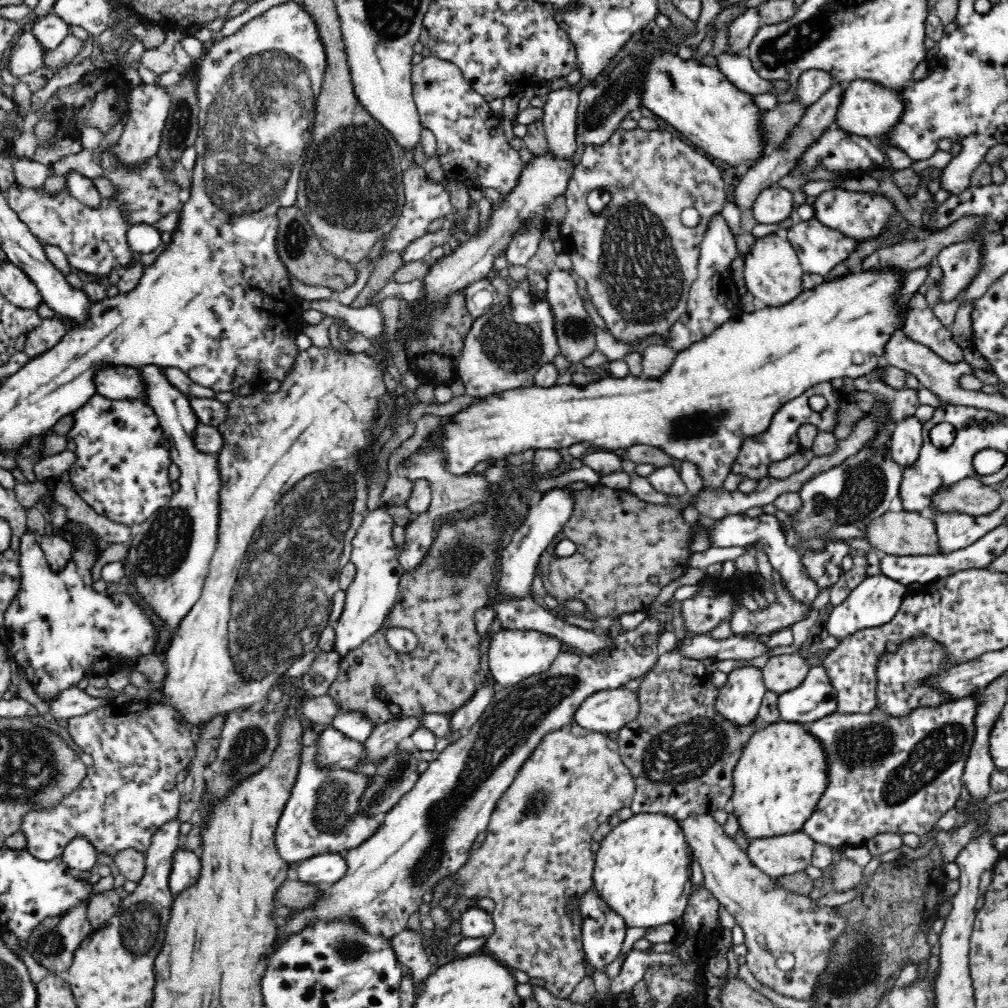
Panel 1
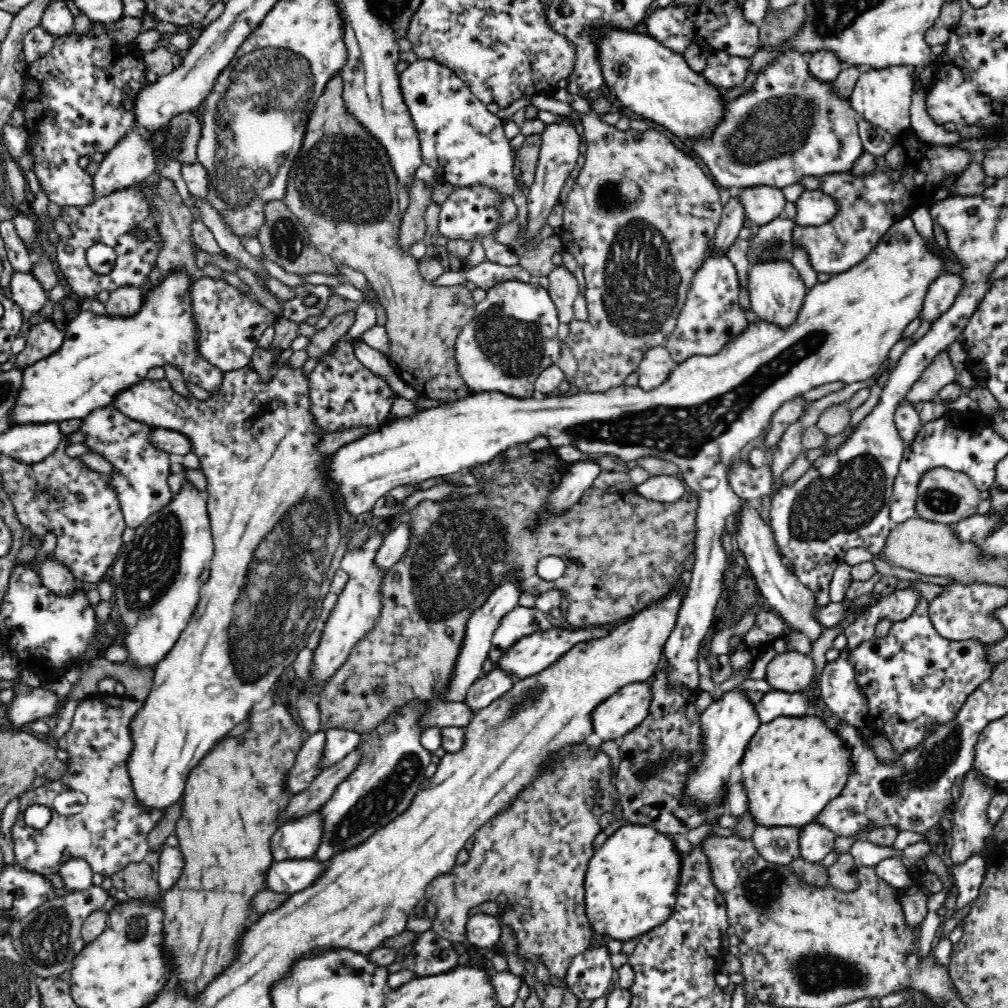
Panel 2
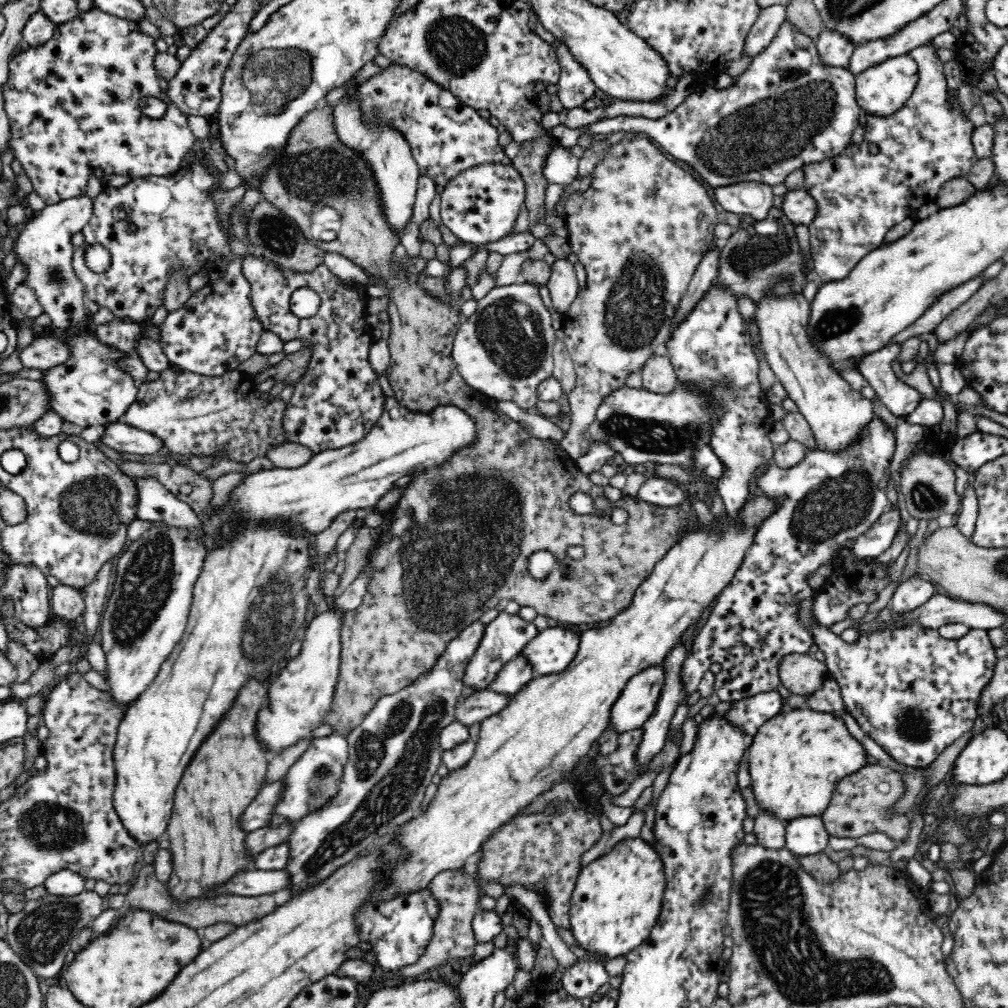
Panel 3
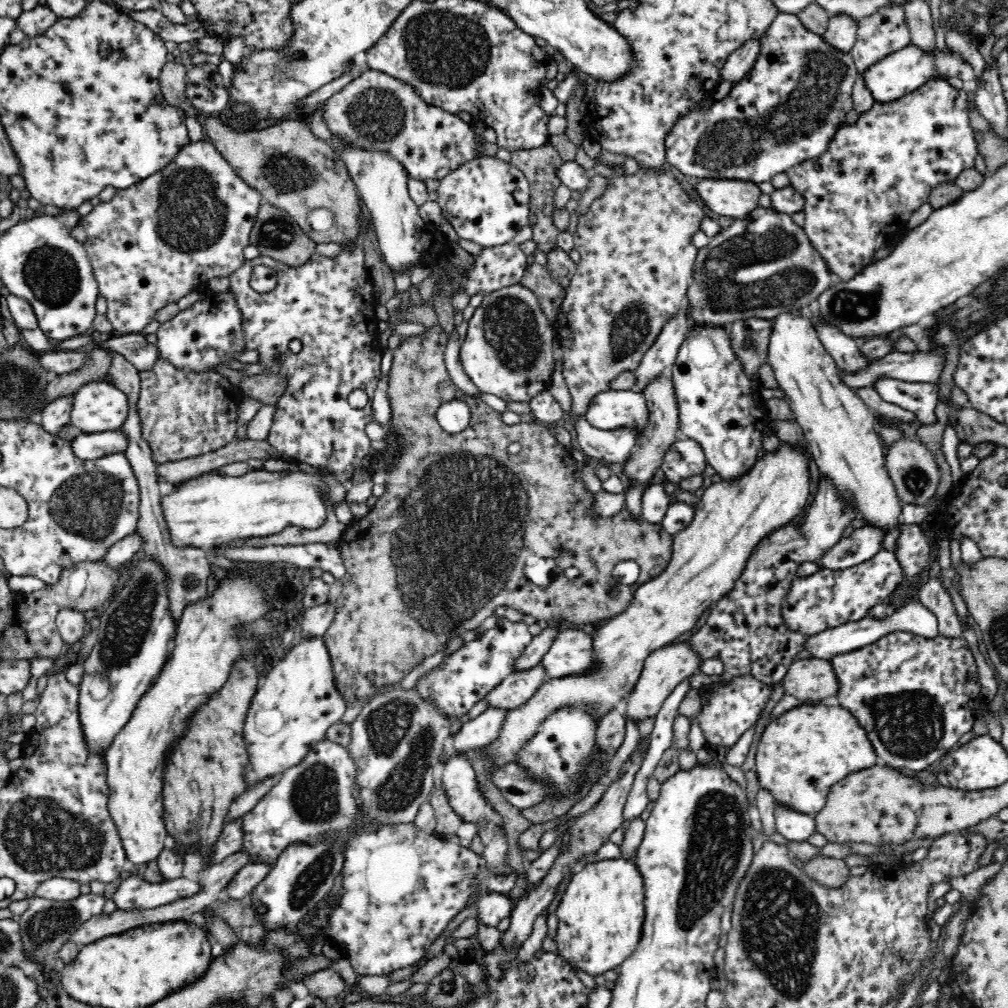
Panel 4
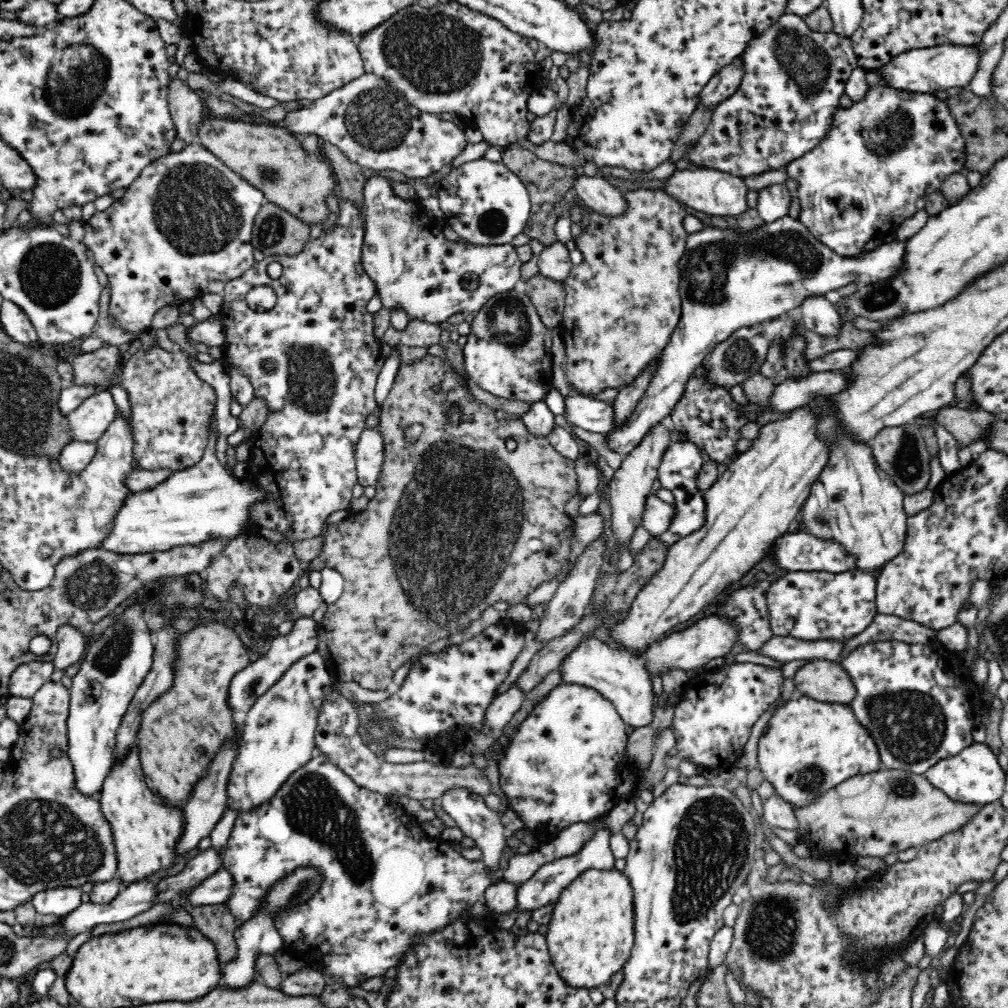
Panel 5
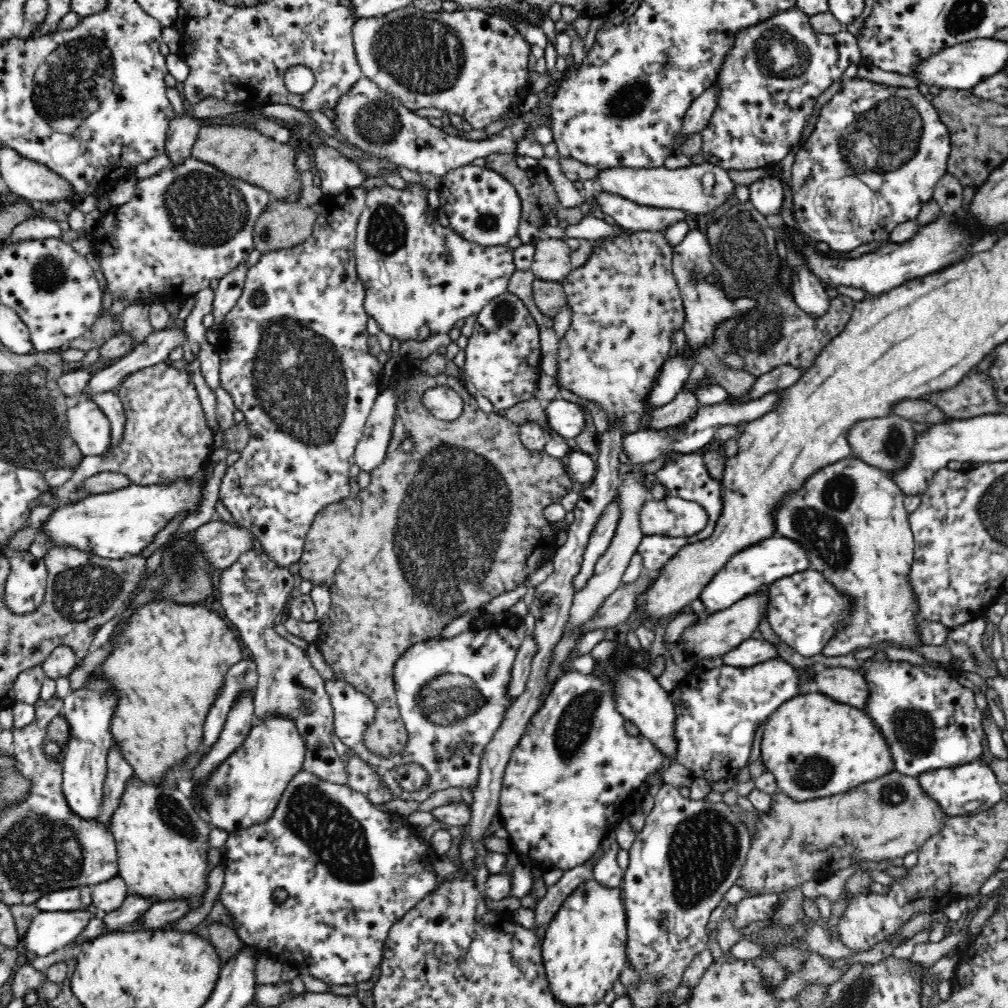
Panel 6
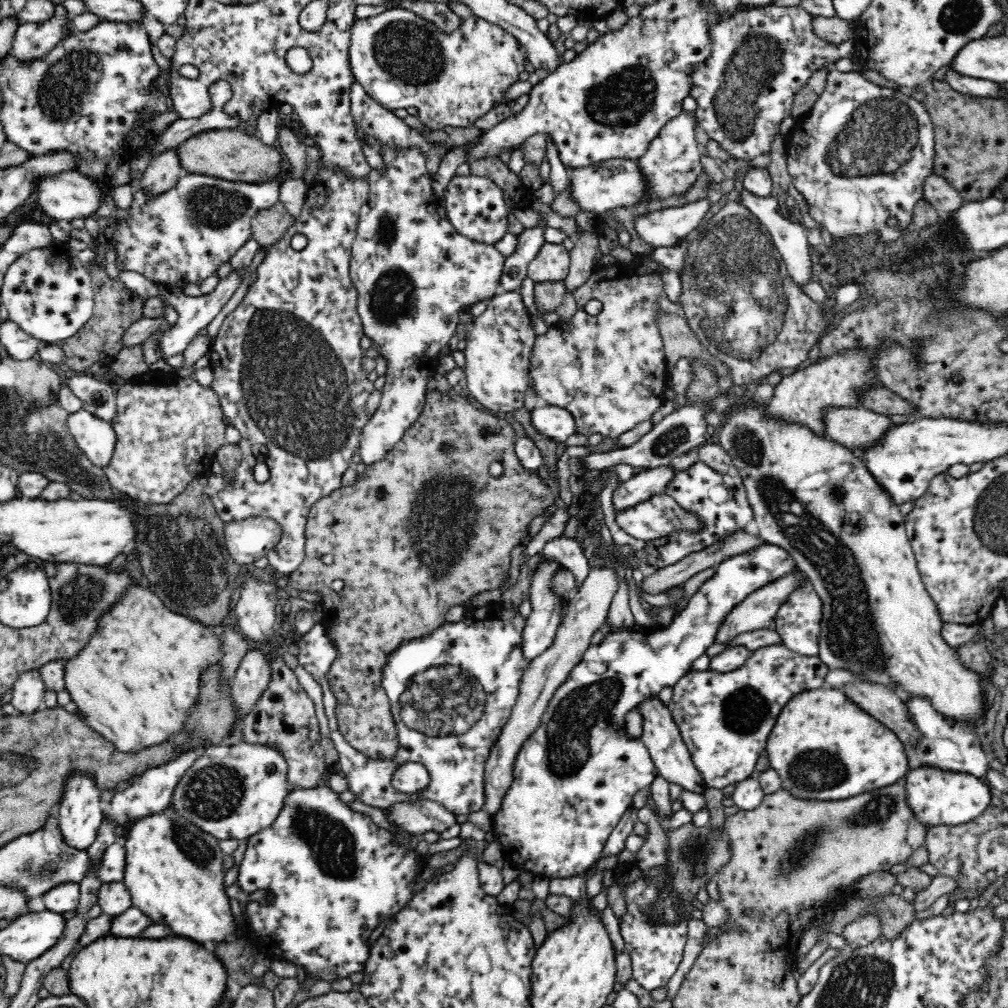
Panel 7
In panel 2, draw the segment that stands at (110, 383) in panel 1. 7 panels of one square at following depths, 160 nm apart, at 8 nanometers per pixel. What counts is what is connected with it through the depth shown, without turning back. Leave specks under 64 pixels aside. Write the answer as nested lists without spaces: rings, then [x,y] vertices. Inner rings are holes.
[[[288,361],[285,365],[277,370],[268,382],[260,381],[255,378],[253,369],[241,368],[240,370],[225,372],[222,376],[222,384],[218,388],[209,391],[206,399],[184,396],[176,392],[170,385],[170,382],[164,379],[144,379],[133,387],[115,396],[113,405],[126,417],[146,423],[150,428],[166,428],[176,431],[180,435],[188,438],[190,441],[190,452],[196,454],[199,459],[199,466],[207,478],[207,490],[209,498],[207,501],[207,512],[211,527],[211,534],[214,544],[214,555],[210,560],[210,578],[208,582],[201,587],[199,592],[197,607],[190,622],[182,631],[180,638],[174,648],[168,652],[168,656],[161,660],[154,668],[152,676],[152,688],[149,695],[143,700],[142,708],[130,720],[130,739],[132,739],[132,752],[126,760],[126,771],[131,778],[132,789],[134,790],[134,801],[136,805],[150,809],[150,811],[164,811],[172,807],[183,797],[185,785],[190,771],[198,764],[204,755],[215,746],[218,740],[226,736],[232,728],[248,717],[248,712],[256,702],[260,702],[268,693],[272,693],[274,684],[278,682],[282,670],[290,666],[296,660],[300,650],[304,648],[314,648],[314,632],[322,628],[323,622],[320,620],[320,610],[322,610],[322,598],[328,594],[329,587],[326,573],[330,568],[332,556],[336,548],[340,546],[340,522],[335,521],[341,517],[336,511],[337,504],[332,496],[332,487],[328,485],[328,479],[324,475],[324,464],[326,464],[326,455],[316,453],[314,444],[320,440],[320,433],[312,421],[310,415],[310,403],[308,403],[308,375],[302,375],[301,369],[292,370],[288,367]]]

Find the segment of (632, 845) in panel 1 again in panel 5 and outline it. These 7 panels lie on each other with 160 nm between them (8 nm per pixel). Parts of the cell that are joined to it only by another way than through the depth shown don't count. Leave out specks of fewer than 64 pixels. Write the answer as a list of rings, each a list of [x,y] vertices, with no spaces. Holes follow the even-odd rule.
[[[590,869],[580,873],[580,876],[577,876],[558,896],[553,915],[547,925],[545,939],[550,960],[564,985],[590,992],[592,988],[609,983],[610,978],[618,970],[623,969],[634,944],[634,905],[630,881],[616,869]]]

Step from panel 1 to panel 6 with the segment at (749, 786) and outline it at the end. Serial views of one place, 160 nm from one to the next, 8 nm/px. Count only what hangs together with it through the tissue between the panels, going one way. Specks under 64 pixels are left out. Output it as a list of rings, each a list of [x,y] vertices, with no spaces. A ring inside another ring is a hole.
[[[815,689],[781,704],[764,725],[760,747],[761,760],[775,776],[778,791],[802,802],[841,795],[894,771],[889,744],[866,714]]]

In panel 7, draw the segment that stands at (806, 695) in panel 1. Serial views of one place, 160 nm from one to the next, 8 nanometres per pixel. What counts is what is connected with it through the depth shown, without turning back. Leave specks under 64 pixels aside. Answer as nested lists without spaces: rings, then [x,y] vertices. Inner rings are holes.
[[[771,645],[752,652],[748,660],[732,672],[690,670],[682,676],[672,687],[673,697],[667,707],[707,788],[722,790],[750,777],[758,758],[767,748],[769,734],[782,707],[794,695],[826,686],[824,678],[828,671],[829,668],[818,656],[802,656],[786,646]]]

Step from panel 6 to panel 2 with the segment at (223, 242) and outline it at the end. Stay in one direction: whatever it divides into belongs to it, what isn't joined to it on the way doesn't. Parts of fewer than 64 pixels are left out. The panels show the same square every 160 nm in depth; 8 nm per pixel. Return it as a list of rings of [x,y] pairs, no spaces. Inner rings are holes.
[[[139,183],[111,192],[86,206],[61,207],[60,215],[70,225],[72,236],[61,239],[53,250],[53,257],[68,292],[77,298],[86,299],[96,298],[102,291],[111,293],[117,288],[132,286],[142,289],[142,294],[146,294],[149,288],[148,276],[156,267],[163,246],[161,234],[150,216],[151,202],[145,194],[148,187]],[[142,229],[147,231],[146,237],[138,233]],[[96,242],[111,246],[117,254],[115,265],[105,275],[94,273],[86,263],[86,250]]]

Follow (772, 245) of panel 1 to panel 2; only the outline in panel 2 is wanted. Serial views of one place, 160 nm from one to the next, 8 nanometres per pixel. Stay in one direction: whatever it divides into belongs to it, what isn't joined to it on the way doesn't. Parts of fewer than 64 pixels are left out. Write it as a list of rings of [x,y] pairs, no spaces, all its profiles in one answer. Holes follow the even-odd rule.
[[[790,260],[774,262],[757,262],[749,270],[747,292],[749,293],[751,311],[766,323],[780,327],[782,331],[789,329],[797,321],[804,304],[808,288],[792,267]]]

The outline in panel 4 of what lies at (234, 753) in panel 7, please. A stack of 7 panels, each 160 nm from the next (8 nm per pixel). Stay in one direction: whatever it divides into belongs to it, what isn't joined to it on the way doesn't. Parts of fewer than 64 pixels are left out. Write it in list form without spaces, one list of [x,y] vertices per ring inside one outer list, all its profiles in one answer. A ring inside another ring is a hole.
[[[323,638],[297,643],[271,668],[252,696],[243,726],[248,755],[244,768],[247,790],[264,780],[280,778],[286,770],[300,764],[318,742],[326,739],[328,726],[344,716],[347,701],[334,680]]]

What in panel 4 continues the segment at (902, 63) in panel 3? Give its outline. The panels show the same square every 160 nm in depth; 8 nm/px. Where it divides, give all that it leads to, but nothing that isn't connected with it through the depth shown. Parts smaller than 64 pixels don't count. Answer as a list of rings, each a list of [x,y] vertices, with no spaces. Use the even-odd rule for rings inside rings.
[[[913,45],[902,47],[902,50],[886,56],[874,66],[870,66],[866,72],[862,73],[862,77],[864,77],[866,87],[870,89],[870,93],[878,103],[888,103],[901,99],[902,96],[918,90],[928,81],[936,79],[957,78],[962,82],[975,79],[972,66],[960,55],[952,52],[950,48],[948,49],[949,52],[942,52],[935,48],[934,51],[928,53]]]

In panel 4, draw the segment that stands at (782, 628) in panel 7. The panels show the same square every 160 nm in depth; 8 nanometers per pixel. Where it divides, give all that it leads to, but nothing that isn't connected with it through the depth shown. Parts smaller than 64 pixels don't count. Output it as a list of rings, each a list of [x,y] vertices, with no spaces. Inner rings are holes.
[[[878,552],[870,560],[844,570],[819,569],[809,576],[796,574],[792,587],[780,602],[782,621],[788,629],[810,637],[823,630],[868,617],[873,606],[885,603],[903,580],[893,552]]]

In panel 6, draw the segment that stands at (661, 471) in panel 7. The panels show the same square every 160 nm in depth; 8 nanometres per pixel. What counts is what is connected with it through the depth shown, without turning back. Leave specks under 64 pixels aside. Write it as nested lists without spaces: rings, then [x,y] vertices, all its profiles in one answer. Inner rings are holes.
[[[616,493],[606,506],[606,509],[603,510],[590,536],[590,542],[588,542],[586,552],[583,556],[580,574],[574,578],[575,590],[582,589],[586,586],[588,580],[592,578],[596,560],[610,547],[616,530],[618,530],[617,526],[620,524],[620,518],[622,518],[622,509],[620,509],[620,503],[617,502]]]

